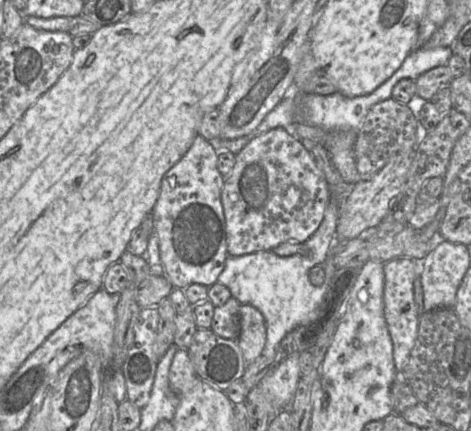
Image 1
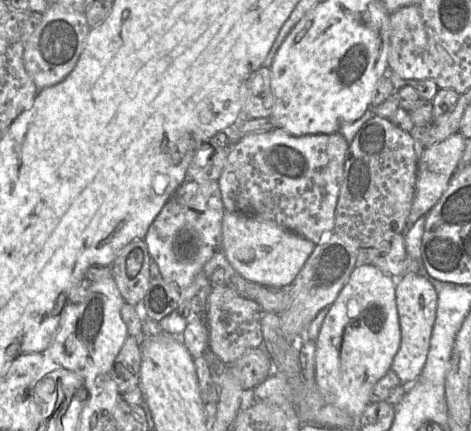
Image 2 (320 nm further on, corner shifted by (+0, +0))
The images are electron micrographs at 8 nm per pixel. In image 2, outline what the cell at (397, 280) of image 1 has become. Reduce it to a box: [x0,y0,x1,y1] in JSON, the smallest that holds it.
[392,273,438,387]

